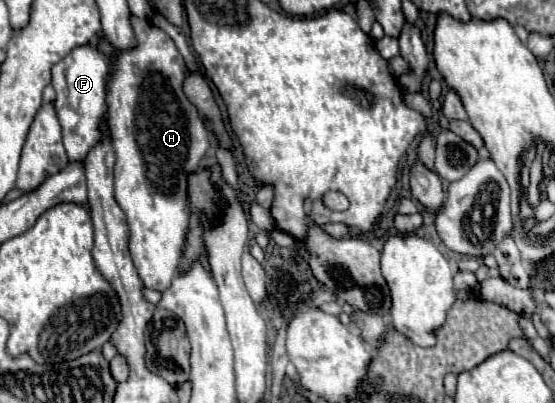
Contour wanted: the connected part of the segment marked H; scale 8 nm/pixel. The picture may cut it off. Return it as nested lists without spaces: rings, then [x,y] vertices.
[[[132,17],[132,27],[136,31],[138,47],[126,51],[118,57],[116,71],[108,83],[108,127],[116,151],[114,167],[114,189],[120,209],[126,213],[130,227],[130,255],[138,269],[138,275],[148,289],[166,291],[174,273],[182,265],[186,237],[190,231],[190,197],[188,197],[188,177],[198,171],[202,155],[210,147],[210,135],[200,117],[198,109],[186,99],[182,83],[188,77],[182,55],[178,53],[174,41],[148,19]]]

